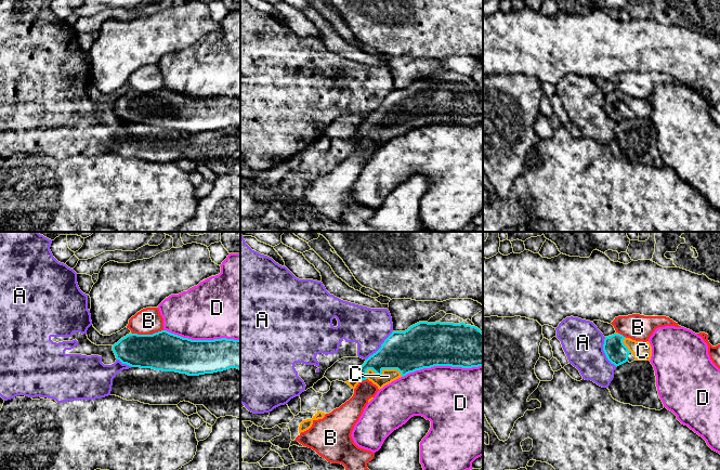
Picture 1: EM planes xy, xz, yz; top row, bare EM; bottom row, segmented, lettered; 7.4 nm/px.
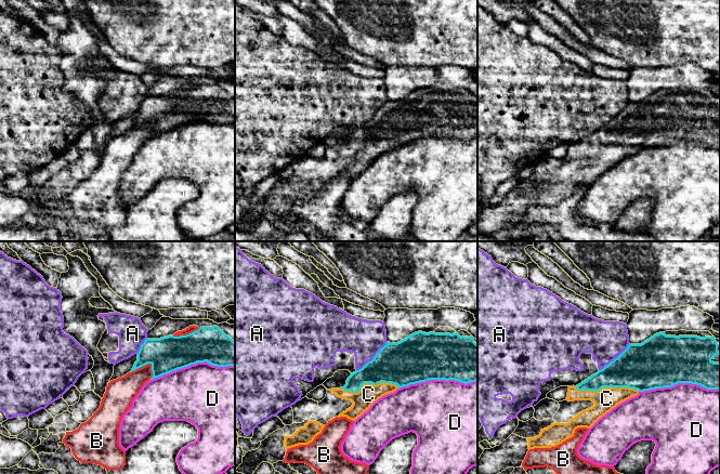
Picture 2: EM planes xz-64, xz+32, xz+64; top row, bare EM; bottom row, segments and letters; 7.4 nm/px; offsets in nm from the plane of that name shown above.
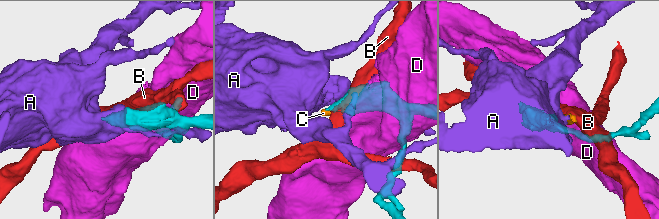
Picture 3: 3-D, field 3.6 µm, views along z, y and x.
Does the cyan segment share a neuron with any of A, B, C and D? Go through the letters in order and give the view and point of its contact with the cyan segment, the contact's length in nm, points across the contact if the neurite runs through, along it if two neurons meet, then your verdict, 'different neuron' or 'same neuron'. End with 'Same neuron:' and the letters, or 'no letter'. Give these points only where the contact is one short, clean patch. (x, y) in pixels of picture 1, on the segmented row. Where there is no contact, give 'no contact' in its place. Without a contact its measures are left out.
A: contact xz (381, 346); length 300 nm; different neuron
B: contact xy (147, 335); length 240 nm; different neuron
C: contact xz (383, 368); length 280 nm; way xz (411, 350), (383, 368), (388, 376); same neuron
D: contact xz (442, 365); length 600 nm; different neuron
Same neuron: C

